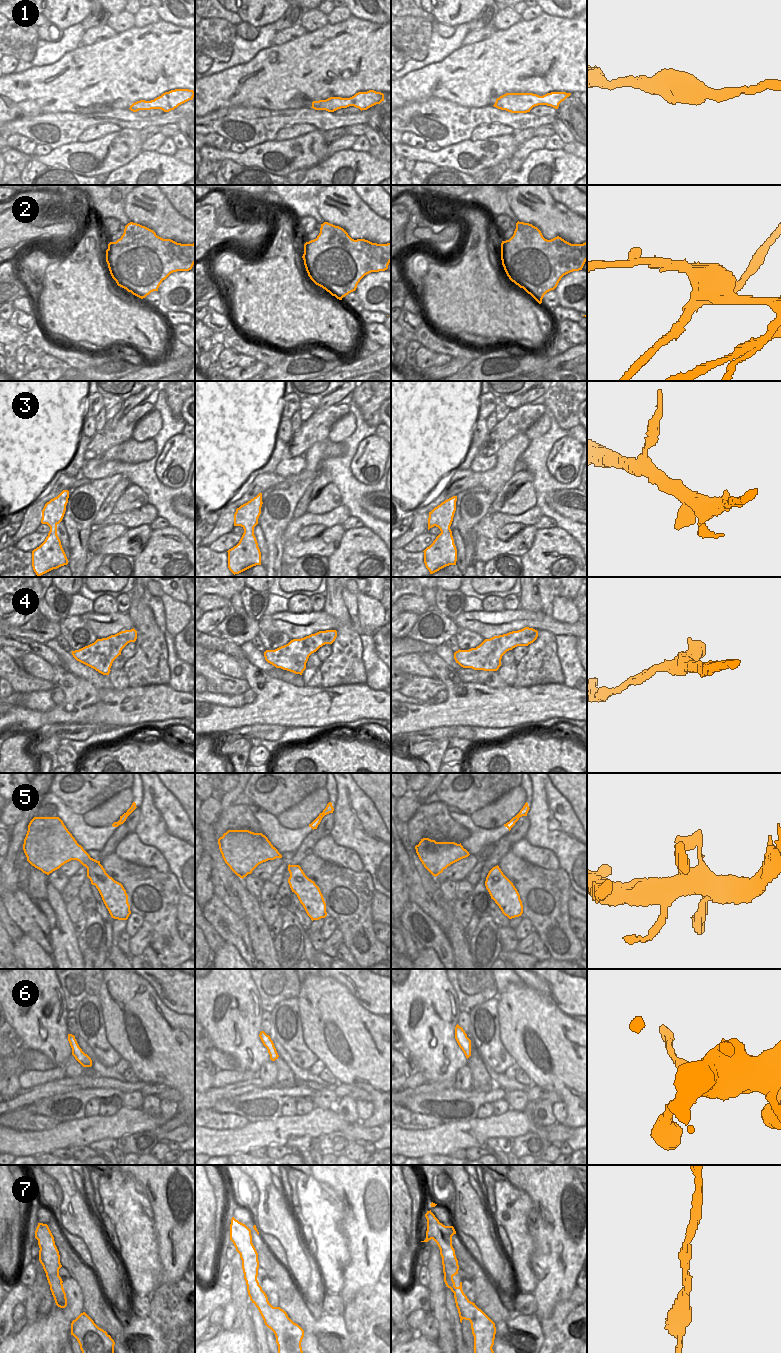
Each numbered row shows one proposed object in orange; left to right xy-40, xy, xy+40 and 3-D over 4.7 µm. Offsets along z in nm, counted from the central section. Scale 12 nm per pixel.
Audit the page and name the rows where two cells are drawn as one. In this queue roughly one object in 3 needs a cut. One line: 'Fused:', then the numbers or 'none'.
Fused: 2

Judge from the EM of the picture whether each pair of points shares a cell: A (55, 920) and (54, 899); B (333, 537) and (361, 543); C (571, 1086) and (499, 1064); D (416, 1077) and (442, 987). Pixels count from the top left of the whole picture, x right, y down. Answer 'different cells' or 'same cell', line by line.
A: same cell
B: different cells
C: different cells
D: different cells

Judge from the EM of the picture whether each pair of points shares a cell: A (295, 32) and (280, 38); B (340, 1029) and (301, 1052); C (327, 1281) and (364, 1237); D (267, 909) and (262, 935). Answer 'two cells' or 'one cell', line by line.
A: one cell
B: two cells
C: two cells
D: two cells

